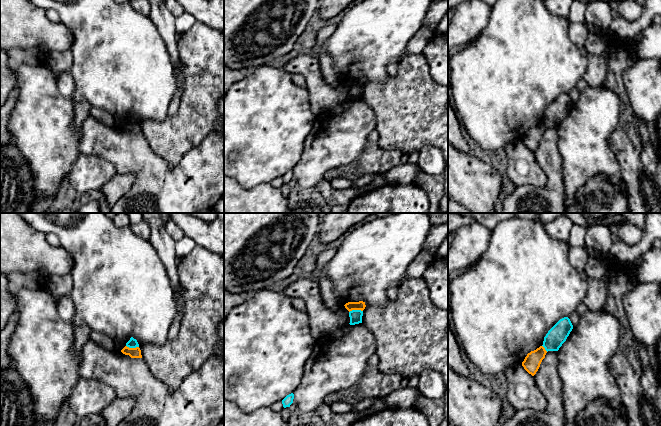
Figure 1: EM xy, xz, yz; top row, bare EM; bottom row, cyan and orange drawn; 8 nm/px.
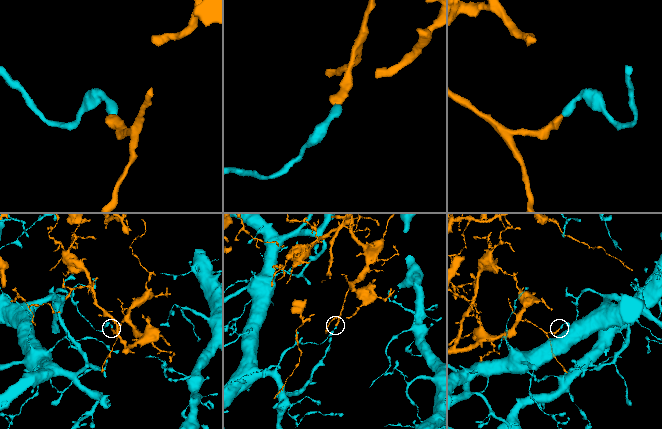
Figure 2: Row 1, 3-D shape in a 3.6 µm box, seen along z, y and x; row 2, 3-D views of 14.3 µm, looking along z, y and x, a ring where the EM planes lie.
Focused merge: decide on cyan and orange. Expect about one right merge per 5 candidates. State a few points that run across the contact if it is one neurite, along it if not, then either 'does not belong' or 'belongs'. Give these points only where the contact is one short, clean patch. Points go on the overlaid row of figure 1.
line xz (362, 310), (351, 310), (349, 312); does not belong

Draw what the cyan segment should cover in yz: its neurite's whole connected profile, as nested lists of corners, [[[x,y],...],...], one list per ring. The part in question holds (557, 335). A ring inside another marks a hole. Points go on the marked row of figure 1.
[[[568,317],[560,319],[546,334],[543,341],[543,347],[548,351],[558,351],[566,341],[573,325]]]

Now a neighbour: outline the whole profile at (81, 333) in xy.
[[[81,324],[73,329],[75,351],[82,350],[84,344],[90,339],[91,332],[91,329],[86,324]]]

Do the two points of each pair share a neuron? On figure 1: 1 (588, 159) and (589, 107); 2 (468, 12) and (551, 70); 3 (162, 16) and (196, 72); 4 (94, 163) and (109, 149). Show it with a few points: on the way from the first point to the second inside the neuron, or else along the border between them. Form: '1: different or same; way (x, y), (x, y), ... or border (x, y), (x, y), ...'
1: same; way (588, 146), (589, 120)
2: different; border (491, 10), (488, 23), (479, 35)
3: different; border (176, 38), (176, 48), (180, 62)
4: different; border (80, 152), (95, 154), (107, 159), (117, 172)

